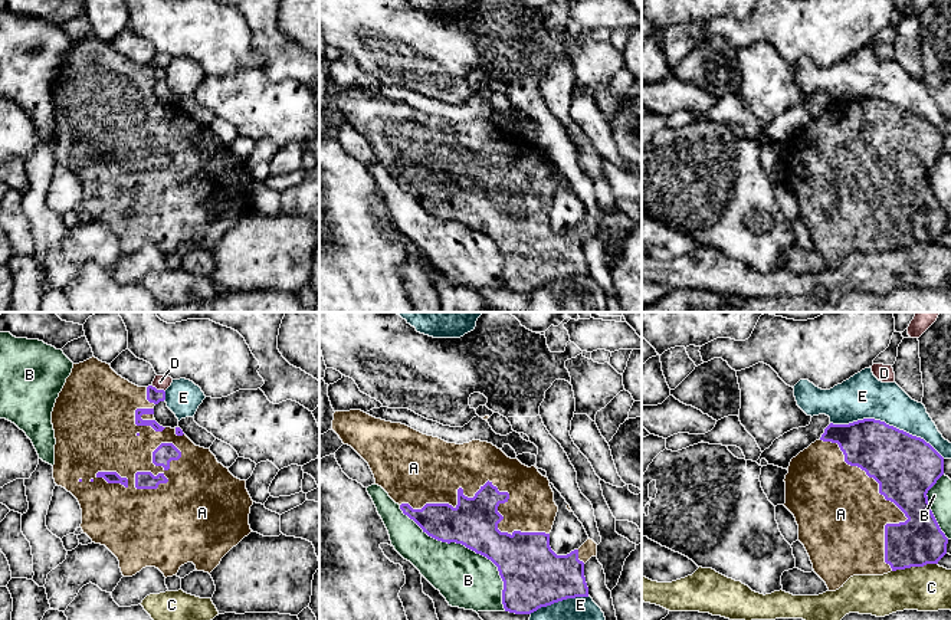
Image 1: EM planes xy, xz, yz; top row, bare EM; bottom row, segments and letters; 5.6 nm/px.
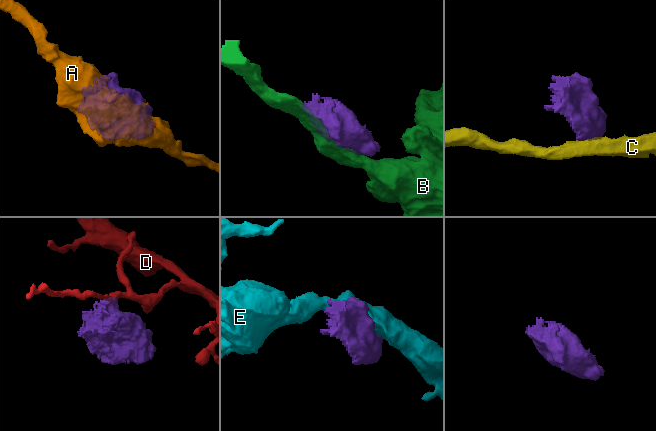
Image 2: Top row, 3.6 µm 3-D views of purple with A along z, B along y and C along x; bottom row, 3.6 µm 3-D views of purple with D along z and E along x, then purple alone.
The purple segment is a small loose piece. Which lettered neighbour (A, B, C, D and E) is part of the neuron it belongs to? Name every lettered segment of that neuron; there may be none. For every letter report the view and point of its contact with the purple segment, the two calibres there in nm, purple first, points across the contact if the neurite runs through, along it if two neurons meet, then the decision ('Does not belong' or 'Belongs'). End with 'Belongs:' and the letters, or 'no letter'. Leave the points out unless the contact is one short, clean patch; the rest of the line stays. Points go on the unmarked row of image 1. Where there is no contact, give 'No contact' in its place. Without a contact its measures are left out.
A: Touches purple at xz (488, 158). Thickness 280 nm (purple) against 280 nm. Belongs
B: Touches purple at xz (468, 225). Thickness 280 nm (purple) against 320 nm. Does not belong
C: Touches purple at yz (914, 243). Thickness 280 nm (purple) against 260 nm. Does not belong
D: Touches purple at xy (158, 68). Thickness 80 nm (purple) against 80 nm. Boundary: xy (151, 64), (164, 69). Does not belong
E: Touches purple at yz (888, 102). Thickness 340 nm (purple) against 240 nm. Does not belong
Belongs: A

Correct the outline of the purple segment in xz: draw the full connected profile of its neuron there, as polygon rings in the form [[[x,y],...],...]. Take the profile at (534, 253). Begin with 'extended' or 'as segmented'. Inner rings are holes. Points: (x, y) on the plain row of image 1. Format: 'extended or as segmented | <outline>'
extended | [[[361,88],[335,89],[332,108],[344,122],[351,124],[370,144],[376,163],[400,183],[404,193],[413,197],[429,214],[442,220],[456,220],[491,237],[504,259],[502,282],[505,289],[531,292],[554,281],[588,275],[584,242],[597,233],[597,222],[587,217],[578,227],[557,233],[550,224],[558,184],[548,155],[535,144],[525,144],[508,135],[488,119],[447,121],[439,115],[423,112],[406,102],[376,96]]]

